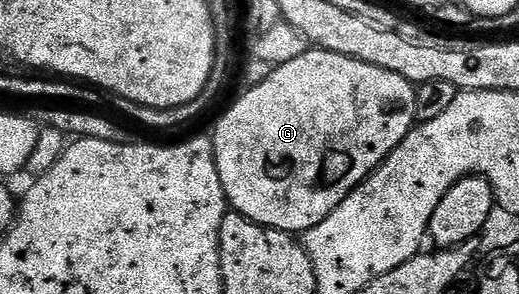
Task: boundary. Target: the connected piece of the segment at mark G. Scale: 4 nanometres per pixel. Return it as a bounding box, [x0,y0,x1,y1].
[211,49,418,233]

